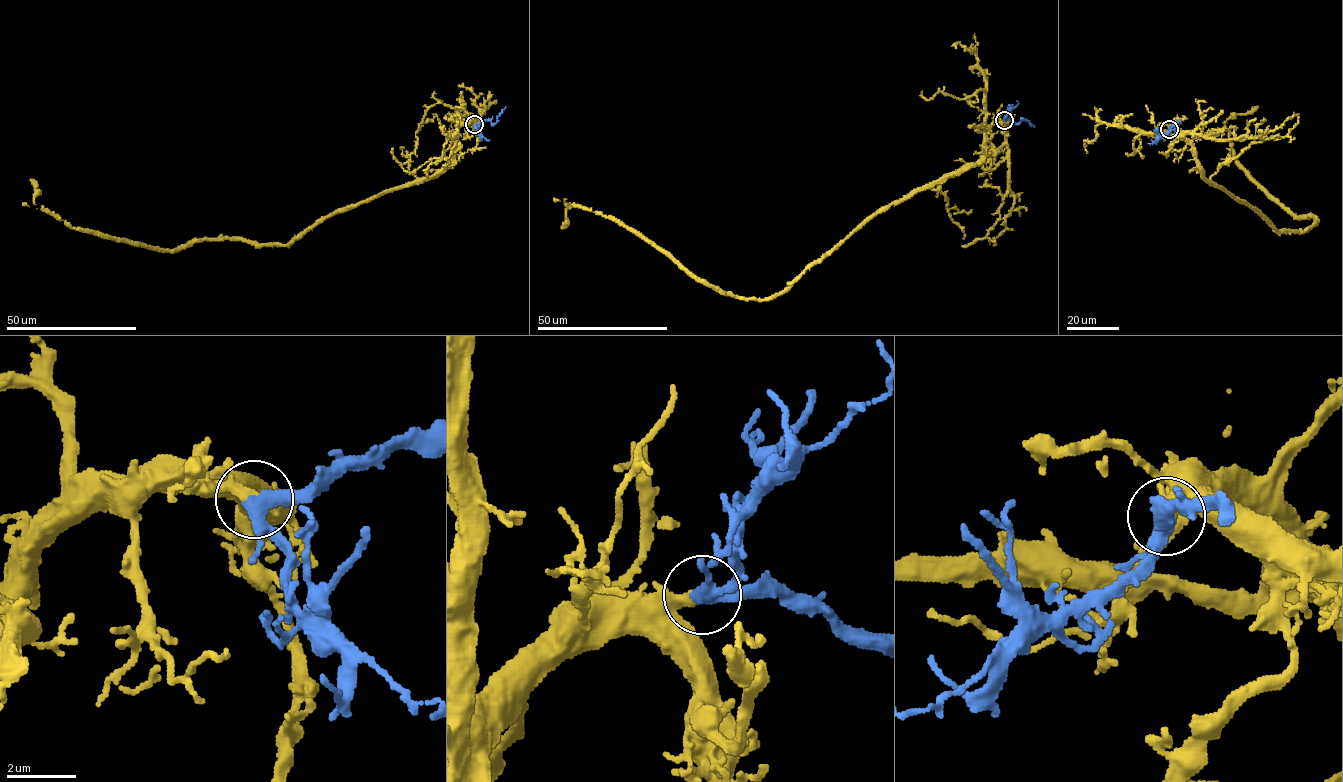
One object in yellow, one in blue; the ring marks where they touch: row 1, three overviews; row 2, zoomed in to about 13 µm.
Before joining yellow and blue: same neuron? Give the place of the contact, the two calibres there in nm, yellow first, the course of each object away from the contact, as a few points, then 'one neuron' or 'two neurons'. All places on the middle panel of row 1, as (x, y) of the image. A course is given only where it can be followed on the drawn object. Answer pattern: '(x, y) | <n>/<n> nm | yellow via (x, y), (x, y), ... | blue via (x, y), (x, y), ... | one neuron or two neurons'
(1004, 120) | 320/320 nm | yellow via (1003, 120), (987, 129), (977, 162), (879, 208), (766, 299), (719, 292), (631, 231), (565, 199), (561, 229) | blue via (1003, 120), (1018, 123), (1026, 120), (1034, 126) | one neuron

